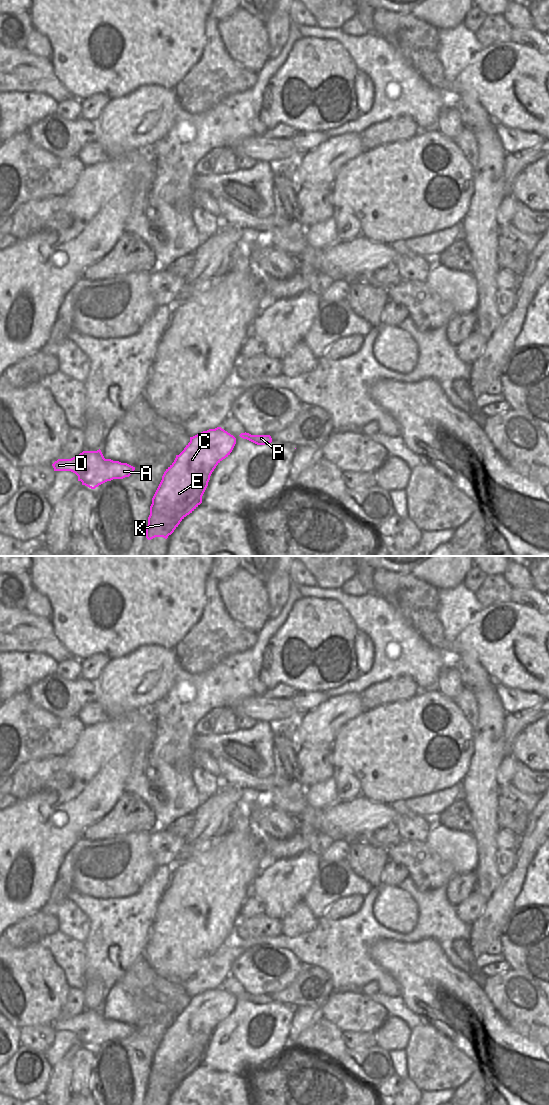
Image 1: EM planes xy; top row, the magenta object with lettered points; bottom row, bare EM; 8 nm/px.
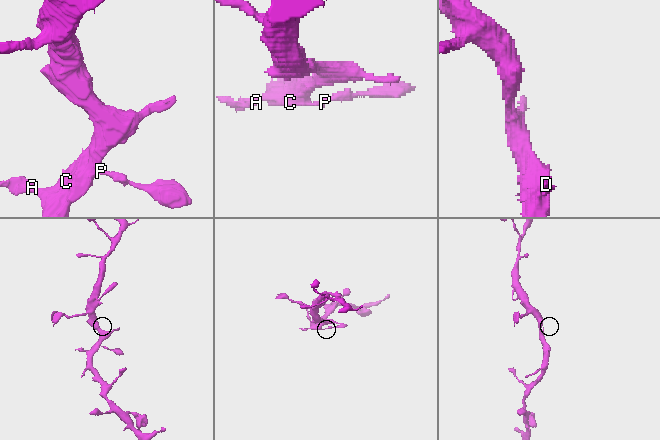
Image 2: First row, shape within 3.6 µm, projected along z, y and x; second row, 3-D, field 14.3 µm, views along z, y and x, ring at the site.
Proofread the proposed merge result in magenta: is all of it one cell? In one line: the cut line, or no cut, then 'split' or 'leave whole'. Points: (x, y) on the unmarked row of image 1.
cut none; leave whole

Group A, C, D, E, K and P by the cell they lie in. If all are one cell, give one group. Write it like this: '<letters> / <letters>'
A C D E K P

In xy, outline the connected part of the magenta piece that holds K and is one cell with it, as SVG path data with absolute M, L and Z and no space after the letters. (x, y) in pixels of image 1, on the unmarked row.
M217 987L193 997L166 1029L152 1058L146 1098L165 1099L201 1063L216 1026L230 1015L236 998Z

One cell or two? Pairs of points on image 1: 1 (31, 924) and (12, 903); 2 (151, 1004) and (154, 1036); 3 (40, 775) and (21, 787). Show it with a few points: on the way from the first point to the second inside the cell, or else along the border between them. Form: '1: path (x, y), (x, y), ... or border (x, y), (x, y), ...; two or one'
1: border (40, 910), (21, 918), (10, 926); two
2: border (175, 1014), (165, 1011), (144, 1018), (135, 1028); two
3: path (35, 776), (32, 776), (26, 782); one

